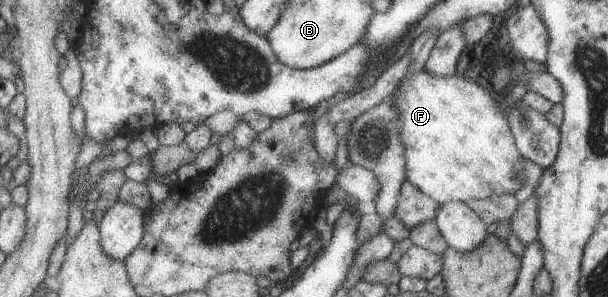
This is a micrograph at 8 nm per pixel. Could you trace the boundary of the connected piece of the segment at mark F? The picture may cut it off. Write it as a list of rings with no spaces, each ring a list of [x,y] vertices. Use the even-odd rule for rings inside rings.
[[[421,68],[418,73],[413,73],[410,77],[405,76],[405,78],[399,82],[398,87],[390,97],[392,105],[396,108],[396,113],[398,114],[395,124],[398,126],[400,139],[404,146],[406,180],[413,184],[413,186],[416,186],[417,190],[429,196],[429,198],[434,200],[438,205],[442,205],[447,201],[461,201],[462,203],[466,203],[472,199],[488,199],[495,194],[513,195],[522,187],[522,181],[524,180],[524,157],[522,157],[516,149],[514,138],[512,137],[508,122],[506,121],[506,116],[499,104],[493,101],[493,98],[489,96],[487,90],[477,85],[477,83],[471,80],[464,80],[462,76],[457,74],[438,77]]]

